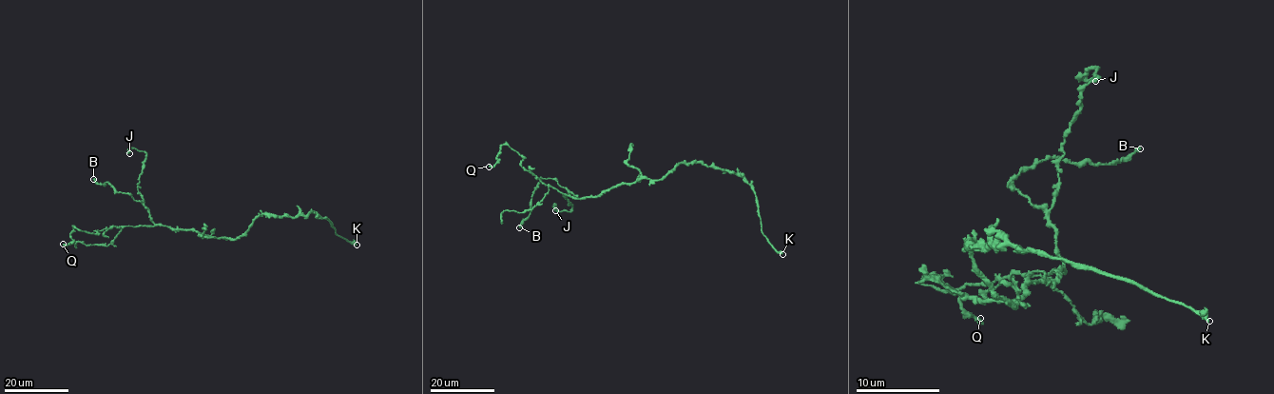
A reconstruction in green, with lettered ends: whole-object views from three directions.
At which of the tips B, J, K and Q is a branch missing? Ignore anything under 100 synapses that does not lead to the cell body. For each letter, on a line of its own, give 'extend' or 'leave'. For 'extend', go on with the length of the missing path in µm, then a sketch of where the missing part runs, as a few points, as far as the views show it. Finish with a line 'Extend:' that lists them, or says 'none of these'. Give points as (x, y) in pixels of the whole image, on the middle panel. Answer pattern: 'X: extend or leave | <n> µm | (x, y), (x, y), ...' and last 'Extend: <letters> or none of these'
B: leave
J: leave
K: extend | 250 µm
Q: leave
Extend: K

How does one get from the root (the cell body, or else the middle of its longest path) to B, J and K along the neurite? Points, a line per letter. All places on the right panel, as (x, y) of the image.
B: (1012, 302), (1031, 283), (1050, 283), (1062, 265), (1055, 227), (1012, 182), (1048, 159), (1119, 163), (1140, 148)
J: (1012, 302), (1062, 265), (1050, 220), (1058, 161), (1079, 95), (1098, 77), (1091, 68), (1095, 81)
K: (1012, 302), (982, 278), (972, 241), (987, 246), (1003, 236), (1024, 249), (1129, 278), (1209, 321)

